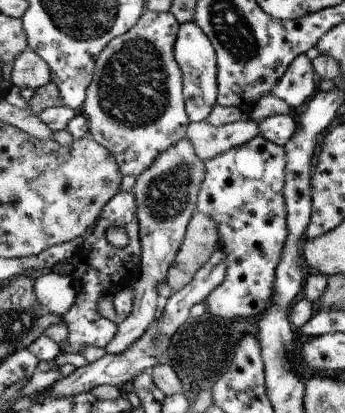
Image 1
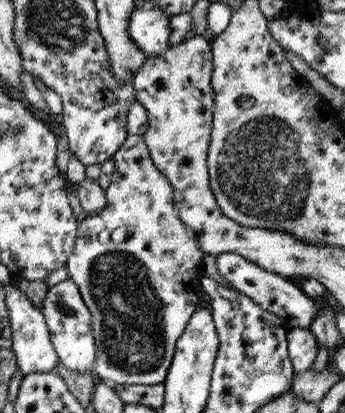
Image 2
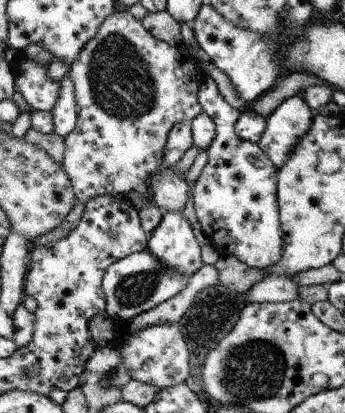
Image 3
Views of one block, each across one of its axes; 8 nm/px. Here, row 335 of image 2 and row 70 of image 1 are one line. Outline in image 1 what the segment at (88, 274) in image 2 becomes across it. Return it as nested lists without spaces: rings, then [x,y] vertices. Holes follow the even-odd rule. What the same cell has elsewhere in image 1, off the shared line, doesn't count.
[[[147,10],[139,18],[139,22],[135,22],[135,26],[127,30],[127,34],[111,40],[95,60],[93,82],[87,88],[81,114],[89,124],[87,136],[109,150],[119,166],[121,178],[131,176],[137,180],[137,176],[141,176],[151,164],[155,164],[155,158],[163,154],[163,150],[173,148],[187,136],[189,118],[183,96],[183,70],[175,62],[175,42],[179,28],[181,26],[171,12],[157,14]]]

